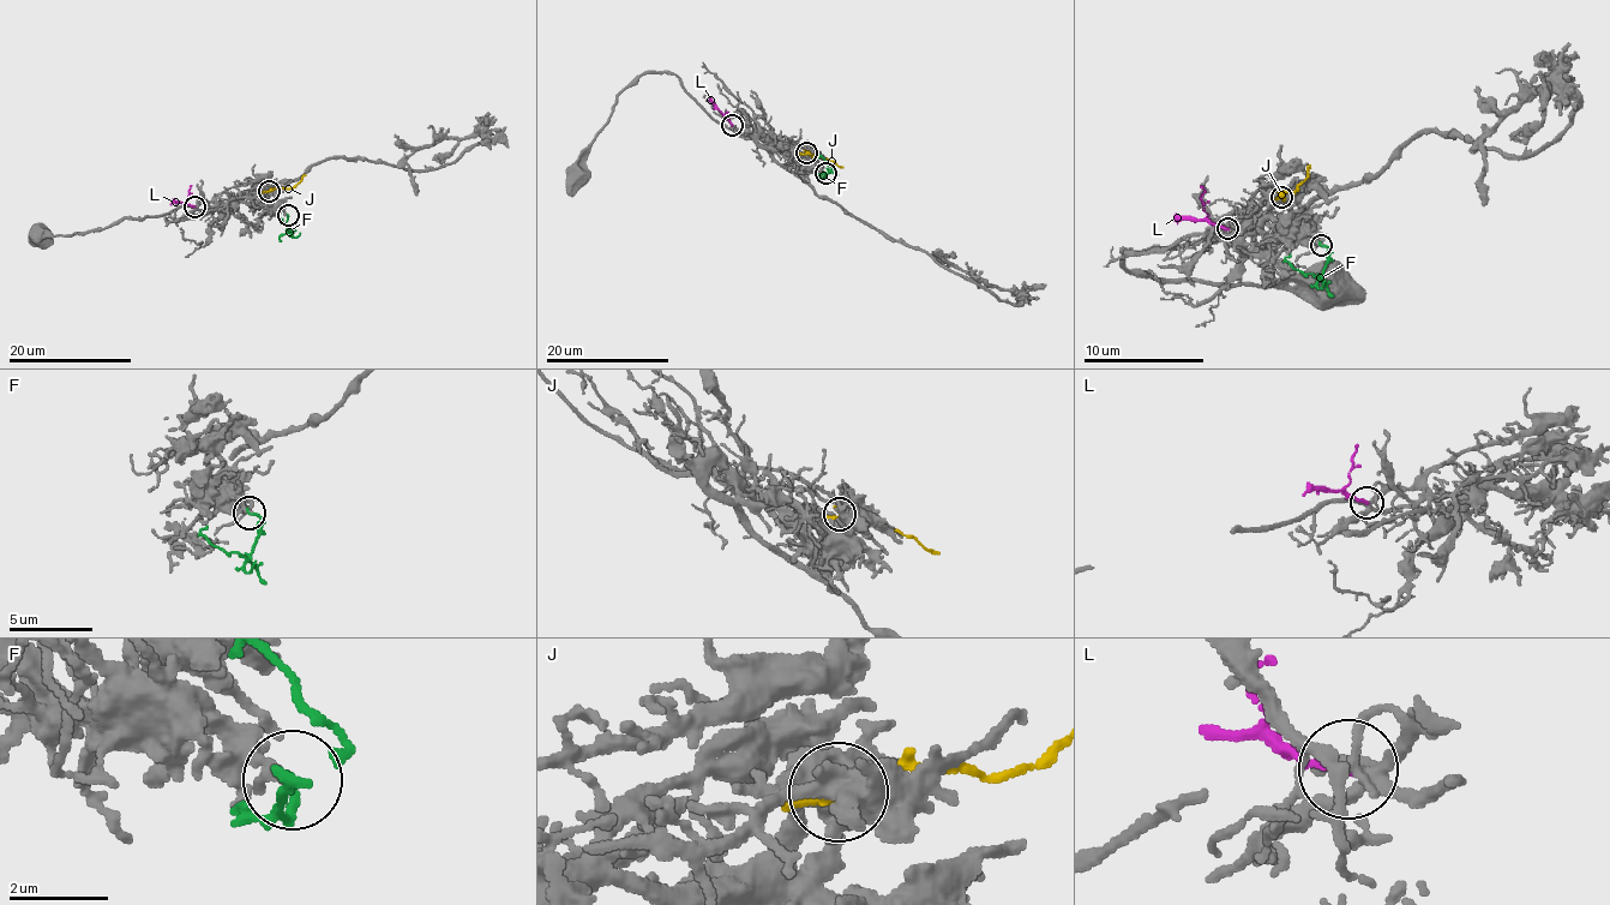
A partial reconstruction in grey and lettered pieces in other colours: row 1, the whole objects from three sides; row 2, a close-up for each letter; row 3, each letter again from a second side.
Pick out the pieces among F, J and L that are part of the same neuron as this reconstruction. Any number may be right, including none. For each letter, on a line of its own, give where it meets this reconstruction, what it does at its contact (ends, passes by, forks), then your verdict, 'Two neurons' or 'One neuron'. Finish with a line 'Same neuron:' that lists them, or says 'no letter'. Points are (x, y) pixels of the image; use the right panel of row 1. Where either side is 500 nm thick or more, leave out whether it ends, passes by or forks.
F: Touches grey at (1321, 245). It ends there. Two neurons
J: Touches grey at (1281, 197). Two neurons
L: Touches grey at (1227, 228). It ends there. One neuron
Same neuron: L

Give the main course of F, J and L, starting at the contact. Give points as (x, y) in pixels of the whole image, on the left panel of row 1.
F: (288, 215), (286, 225), (292, 233), (294, 229), (280, 220)
J: (269, 191), (294, 187), (306, 174)
L: (193, 207), (173, 202)

